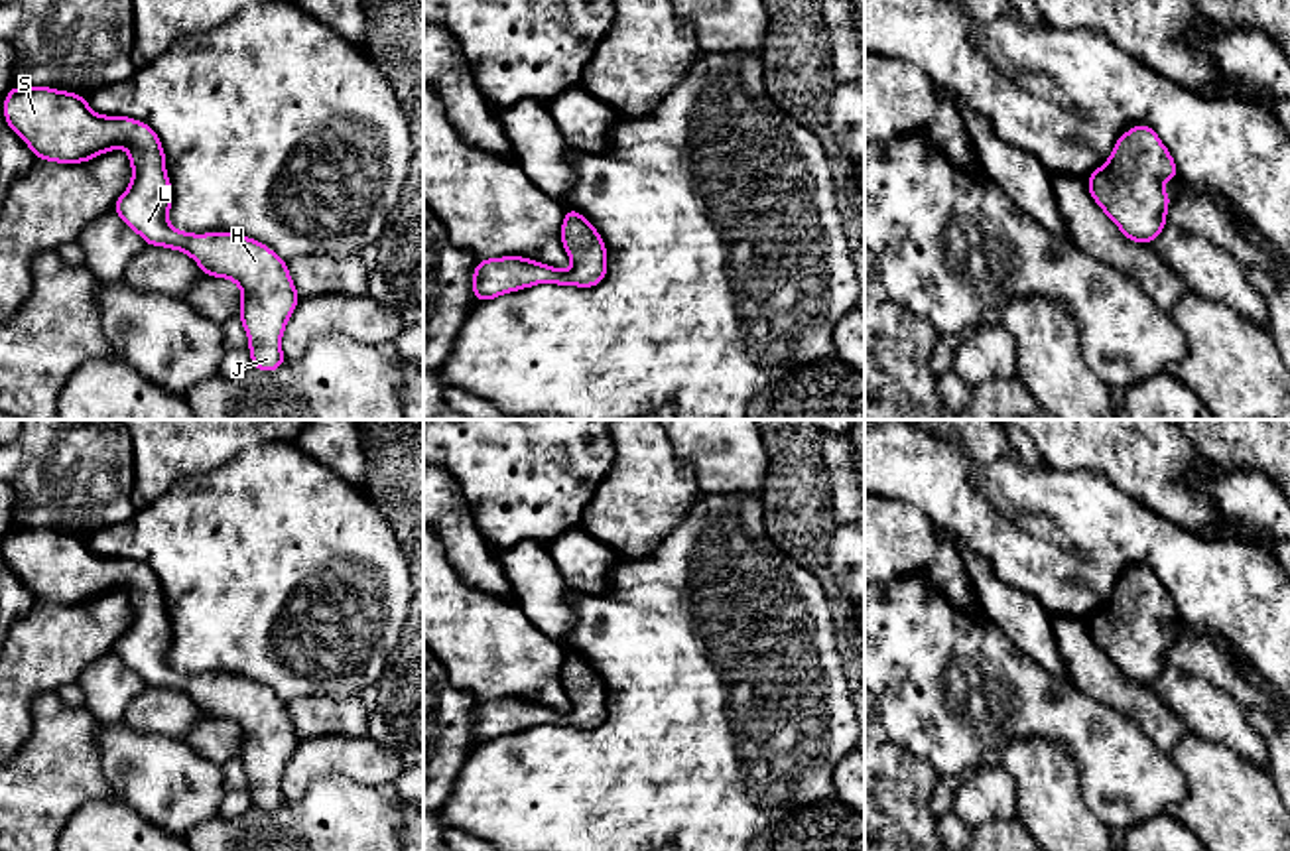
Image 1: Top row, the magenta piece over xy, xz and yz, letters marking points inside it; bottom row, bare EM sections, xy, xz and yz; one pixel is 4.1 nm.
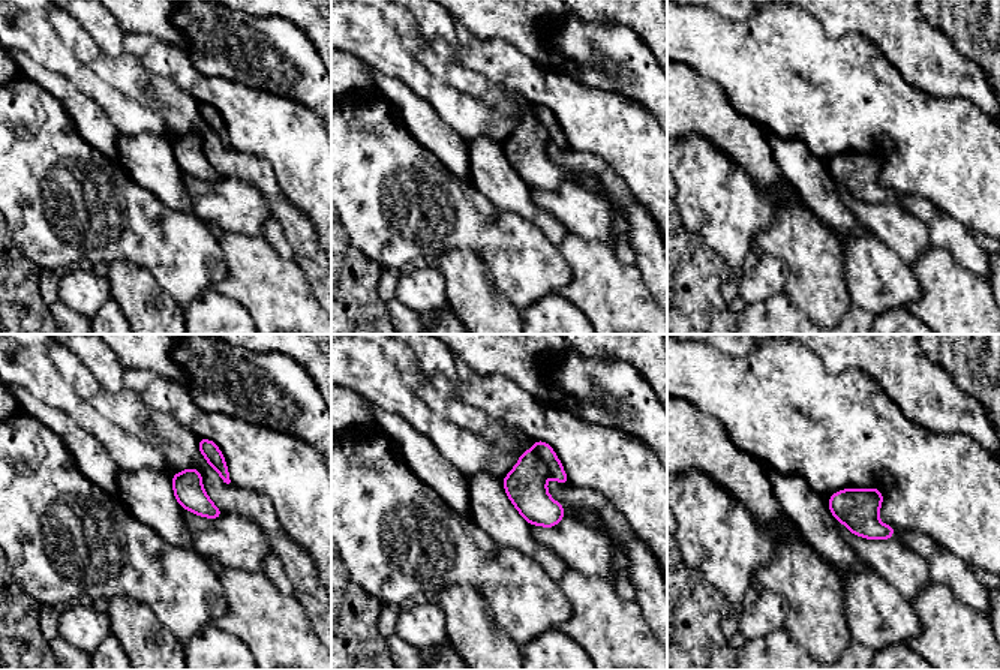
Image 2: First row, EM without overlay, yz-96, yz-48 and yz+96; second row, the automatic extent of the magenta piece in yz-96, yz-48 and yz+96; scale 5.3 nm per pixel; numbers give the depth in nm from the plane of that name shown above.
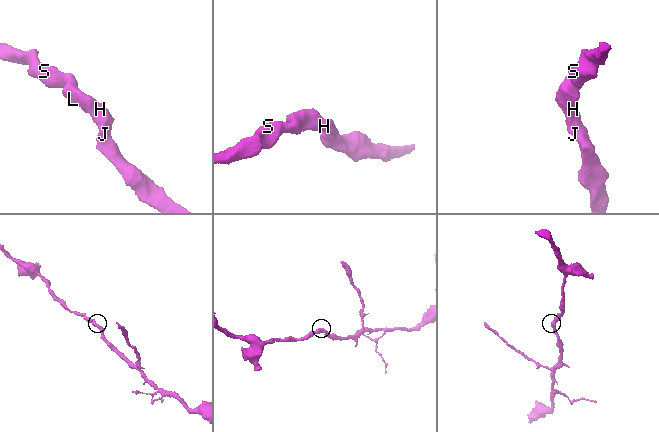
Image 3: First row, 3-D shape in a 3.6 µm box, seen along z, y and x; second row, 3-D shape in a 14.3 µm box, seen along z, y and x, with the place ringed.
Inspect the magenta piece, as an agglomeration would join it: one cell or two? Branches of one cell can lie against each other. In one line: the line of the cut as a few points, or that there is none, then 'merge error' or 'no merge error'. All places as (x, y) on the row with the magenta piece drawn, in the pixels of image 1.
no cut; no merge error

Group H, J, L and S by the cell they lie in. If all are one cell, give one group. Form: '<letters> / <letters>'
H J L S

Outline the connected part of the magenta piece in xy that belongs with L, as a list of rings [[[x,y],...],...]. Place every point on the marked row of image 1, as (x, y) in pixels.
[[[14,87],[4,98],[4,118],[35,158],[47,162],[81,164],[114,148],[126,150],[132,183],[114,203],[118,217],[146,244],[181,250],[205,276],[232,280],[242,292],[238,319],[248,335],[252,366],[270,372],[286,362],[280,343],[299,301],[286,262],[248,236],[173,229],[165,154],[146,122],[95,114],[87,97],[49,87]]]

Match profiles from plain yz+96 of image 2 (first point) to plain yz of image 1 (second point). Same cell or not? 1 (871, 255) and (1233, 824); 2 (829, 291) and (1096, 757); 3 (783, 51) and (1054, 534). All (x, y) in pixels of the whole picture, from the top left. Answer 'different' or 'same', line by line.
1: different
2: different
3: different

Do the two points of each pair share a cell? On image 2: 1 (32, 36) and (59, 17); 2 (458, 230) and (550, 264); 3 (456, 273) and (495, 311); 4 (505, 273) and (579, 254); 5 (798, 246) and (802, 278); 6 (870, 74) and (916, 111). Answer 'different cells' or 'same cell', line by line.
1: different cells
2: same cell
3: same cell
4: different cells
5: same cell
6: same cell

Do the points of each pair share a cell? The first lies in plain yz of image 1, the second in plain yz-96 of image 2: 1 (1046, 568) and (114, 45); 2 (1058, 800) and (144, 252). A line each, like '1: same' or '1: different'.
1: different
2: different

